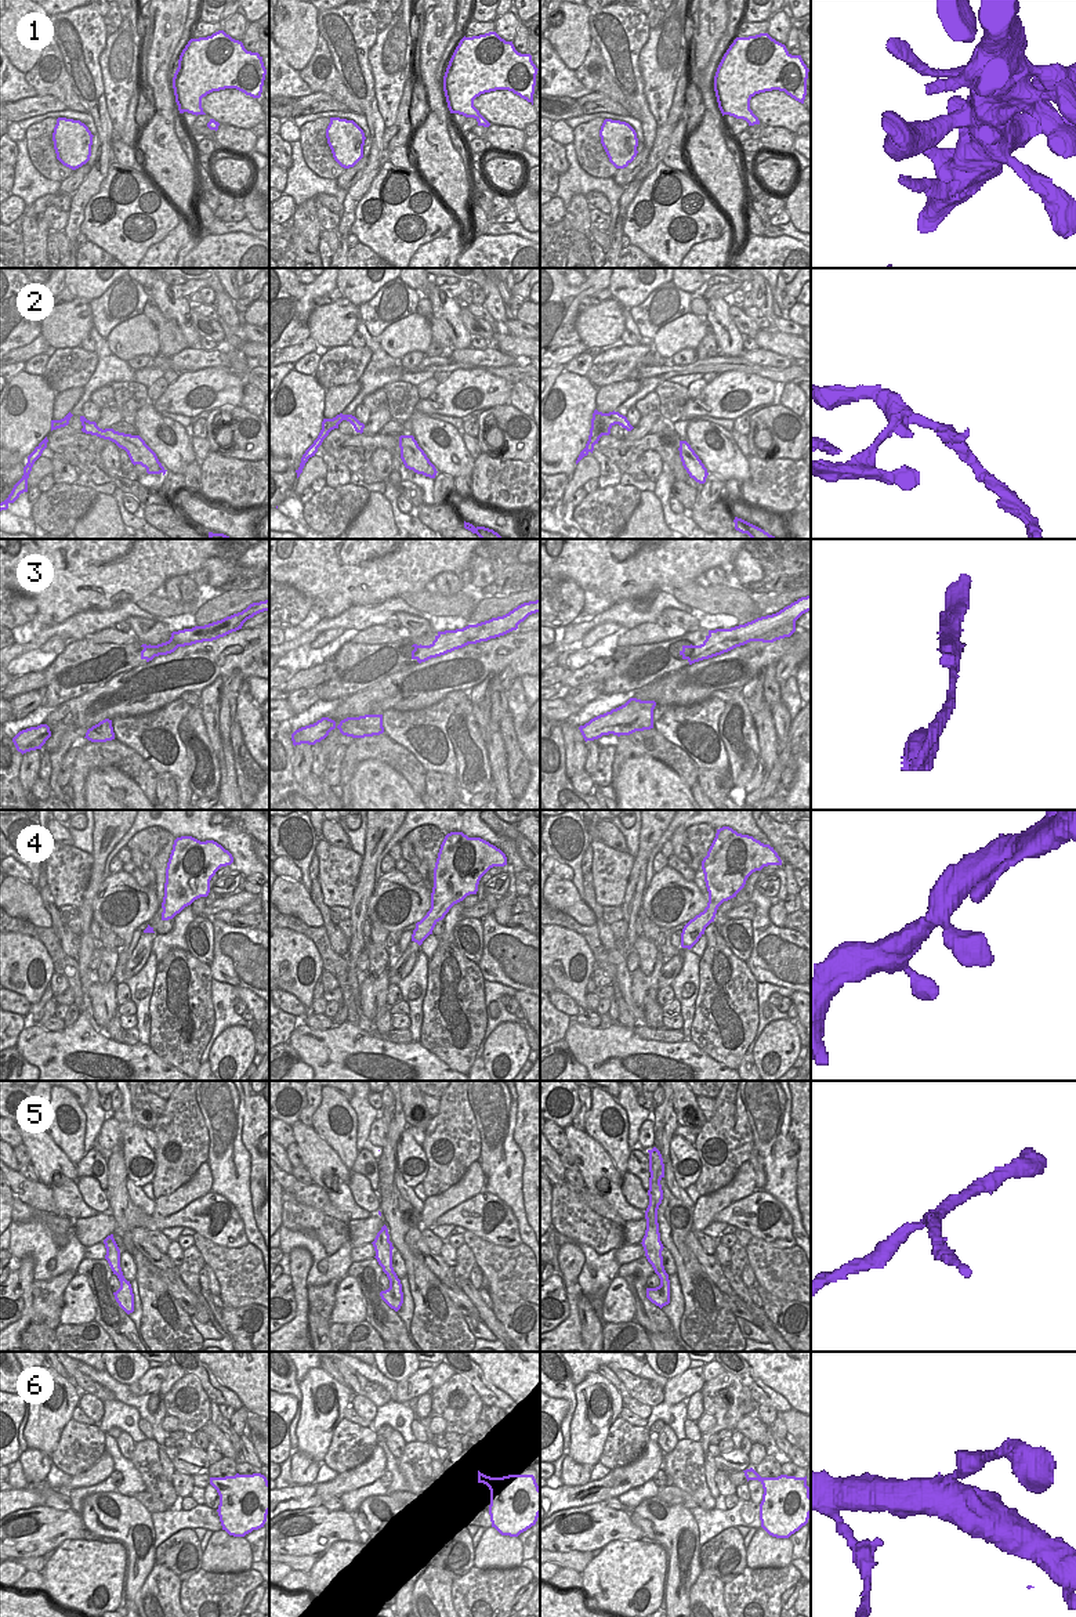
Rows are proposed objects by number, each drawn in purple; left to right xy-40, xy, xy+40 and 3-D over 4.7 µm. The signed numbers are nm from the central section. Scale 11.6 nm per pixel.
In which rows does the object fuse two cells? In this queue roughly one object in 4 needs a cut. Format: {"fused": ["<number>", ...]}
{"fused": ["2", "3"]}

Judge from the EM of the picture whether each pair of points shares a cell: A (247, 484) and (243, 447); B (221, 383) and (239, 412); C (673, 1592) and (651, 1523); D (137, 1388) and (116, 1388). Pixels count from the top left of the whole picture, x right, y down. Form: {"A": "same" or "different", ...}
{"A": "different", "B": "different", "C": "same", "D": "different"}

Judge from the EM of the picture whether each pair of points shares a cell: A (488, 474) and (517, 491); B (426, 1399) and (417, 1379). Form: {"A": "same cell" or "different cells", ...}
{"A": "same cell", "B": "different cells"}

